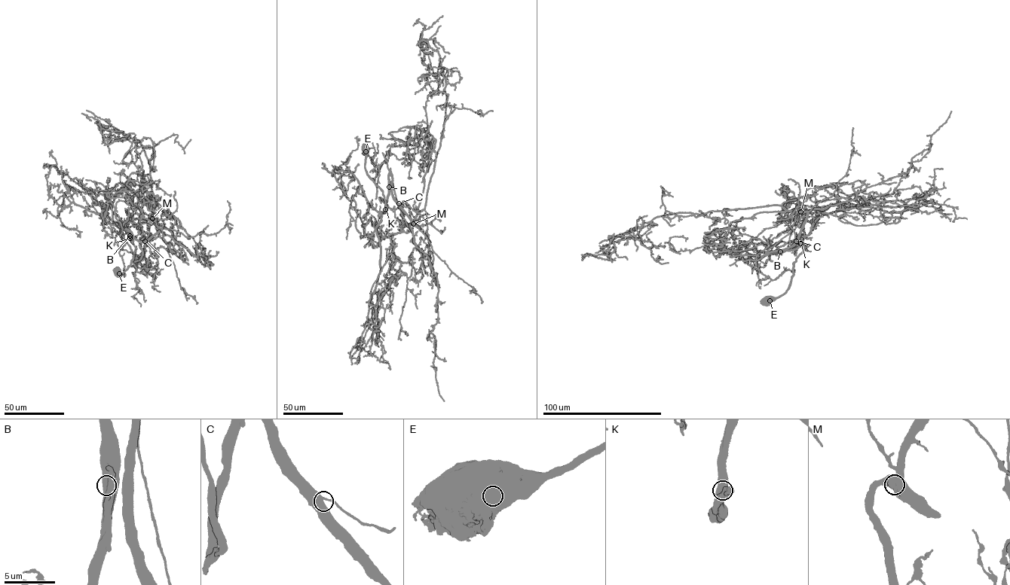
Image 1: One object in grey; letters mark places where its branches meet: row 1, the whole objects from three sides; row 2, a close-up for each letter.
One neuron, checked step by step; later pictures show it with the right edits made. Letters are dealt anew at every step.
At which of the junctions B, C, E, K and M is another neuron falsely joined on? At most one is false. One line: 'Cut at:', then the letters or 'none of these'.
Cut at: none of these

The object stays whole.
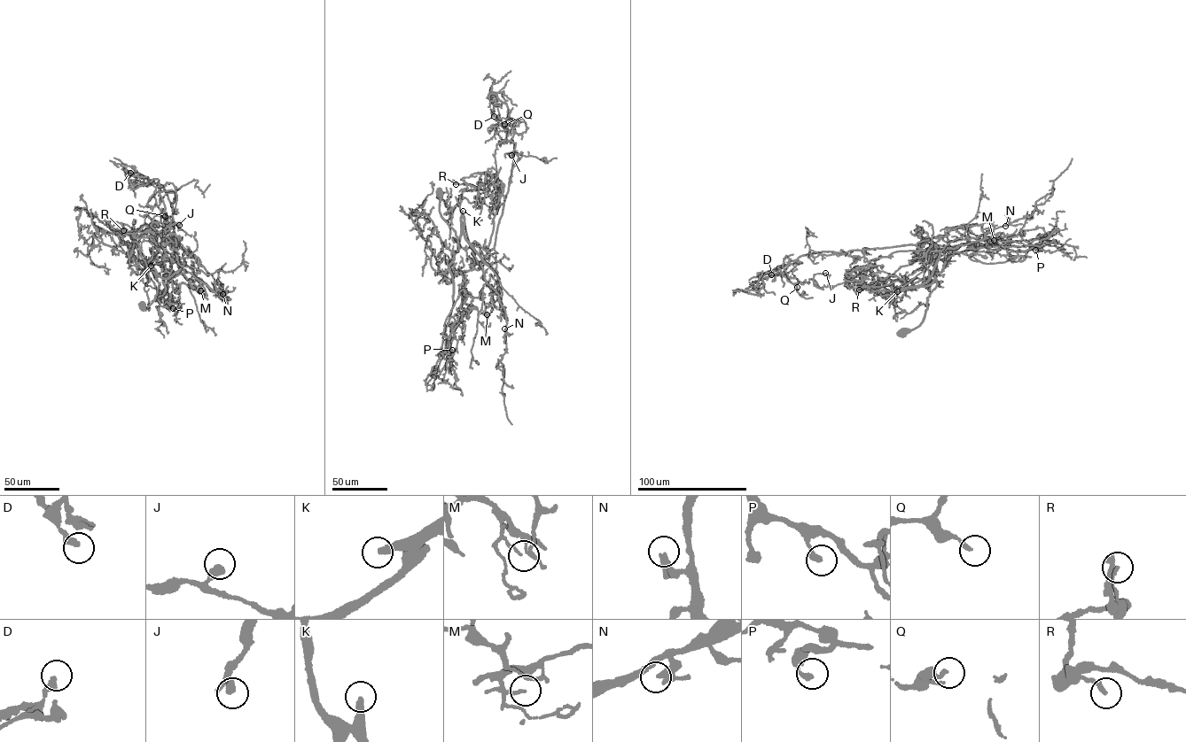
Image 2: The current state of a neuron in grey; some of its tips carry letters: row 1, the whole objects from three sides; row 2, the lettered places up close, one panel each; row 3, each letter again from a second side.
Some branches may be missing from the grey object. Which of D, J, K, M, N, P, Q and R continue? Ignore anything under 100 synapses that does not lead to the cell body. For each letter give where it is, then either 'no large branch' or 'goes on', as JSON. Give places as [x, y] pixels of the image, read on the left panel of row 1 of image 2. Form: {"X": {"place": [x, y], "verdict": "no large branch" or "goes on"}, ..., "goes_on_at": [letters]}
{"D": {"place": [130, 173], "verdict": "no large branch"}, "J": {"place": [179, 225], "verdict": "no large branch"}, "K": {"place": [151, 266], "verdict": "goes on"}, "M": {"place": [200, 290], "verdict": "no large branch"}, "N": {"place": [222, 294], "verdict": "no large branch"}, "P": {"place": [173, 308], "verdict": "no large branch"}, "Q": {"place": [165, 216], "verdict": "no large branch"}, "R": {"place": [123, 230], "verdict": "no large branch"}, "goes_on_at": ["K"]}

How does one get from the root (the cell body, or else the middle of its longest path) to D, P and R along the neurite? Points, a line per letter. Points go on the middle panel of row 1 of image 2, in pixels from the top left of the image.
D: (439, 191), (457, 251), (462, 217), (465, 240), (488, 265), (514, 146), (506, 104), (490, 93), (494, 116)
P: (439, 191), (457, 251), (462, 217), (465, 240), (488, 265), (481, 262), (486, 282), (455, 330), (452, 350)
R: (439, 191), (457, 251), (462, 217), (488, 265), (501, 181), (479, 173), (462, 178), (474, 186), (456, 184)

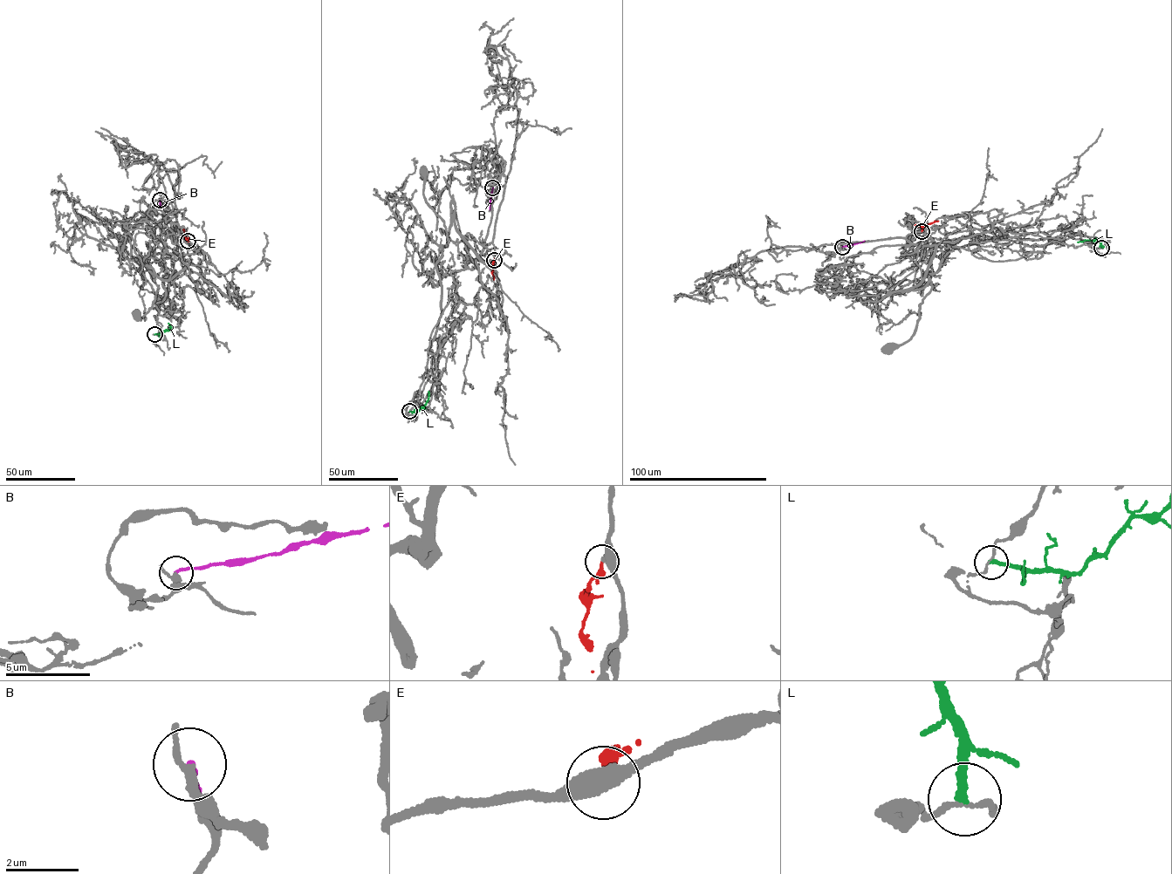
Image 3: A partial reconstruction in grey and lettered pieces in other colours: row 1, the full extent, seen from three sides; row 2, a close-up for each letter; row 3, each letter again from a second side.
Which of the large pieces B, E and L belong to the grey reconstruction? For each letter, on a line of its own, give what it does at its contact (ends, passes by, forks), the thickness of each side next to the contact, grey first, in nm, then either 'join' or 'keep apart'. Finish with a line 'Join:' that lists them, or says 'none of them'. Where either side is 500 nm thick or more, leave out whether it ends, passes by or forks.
B: it ends | 240/140 nm | keep apart
E: it ends | 420/180 nm | join
L: it ends | 120/240 nm | keep apart
Join: E

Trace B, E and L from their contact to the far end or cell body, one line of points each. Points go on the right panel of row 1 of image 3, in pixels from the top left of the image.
B: (842, 247), (864, 241)
E: (921, 231), (926, 224), (938, 221)
L: (1101, 248), (1100, 242), (1093, 240), (1077, 242)

